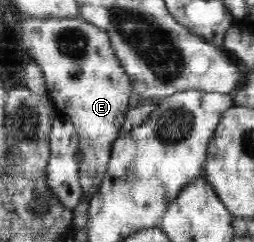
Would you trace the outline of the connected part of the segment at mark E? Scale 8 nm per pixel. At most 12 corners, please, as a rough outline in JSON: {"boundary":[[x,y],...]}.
{"boundary":[[26,16],[48,97],[78,133],[83,199],[99,193],[133,86],[106,31]]}

